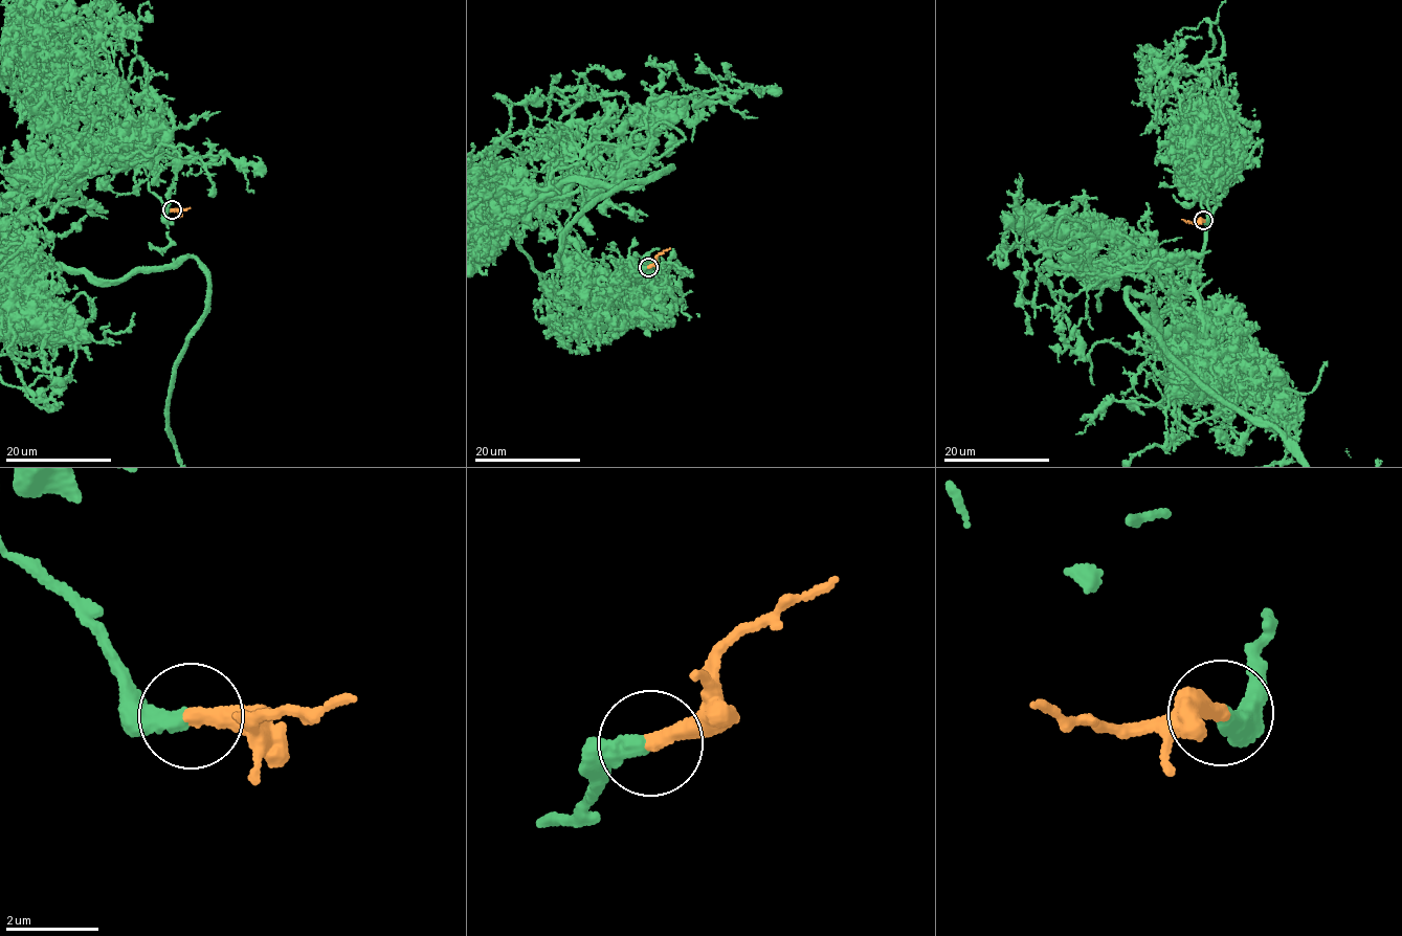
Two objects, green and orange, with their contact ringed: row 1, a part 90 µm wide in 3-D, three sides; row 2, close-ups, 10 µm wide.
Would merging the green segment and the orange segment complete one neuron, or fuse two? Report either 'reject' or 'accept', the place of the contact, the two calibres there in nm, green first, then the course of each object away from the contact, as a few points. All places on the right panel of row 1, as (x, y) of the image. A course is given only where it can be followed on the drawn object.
accept; place (1203, 220); calibres 400 and 360 nm; course green (1204, 221), (1213, 165), (1198, 315), (1163, 336), (1147, 295), (1127, 289), (1128, 308), (1277, 430); course orange (1203, 220), (1181, 219)

